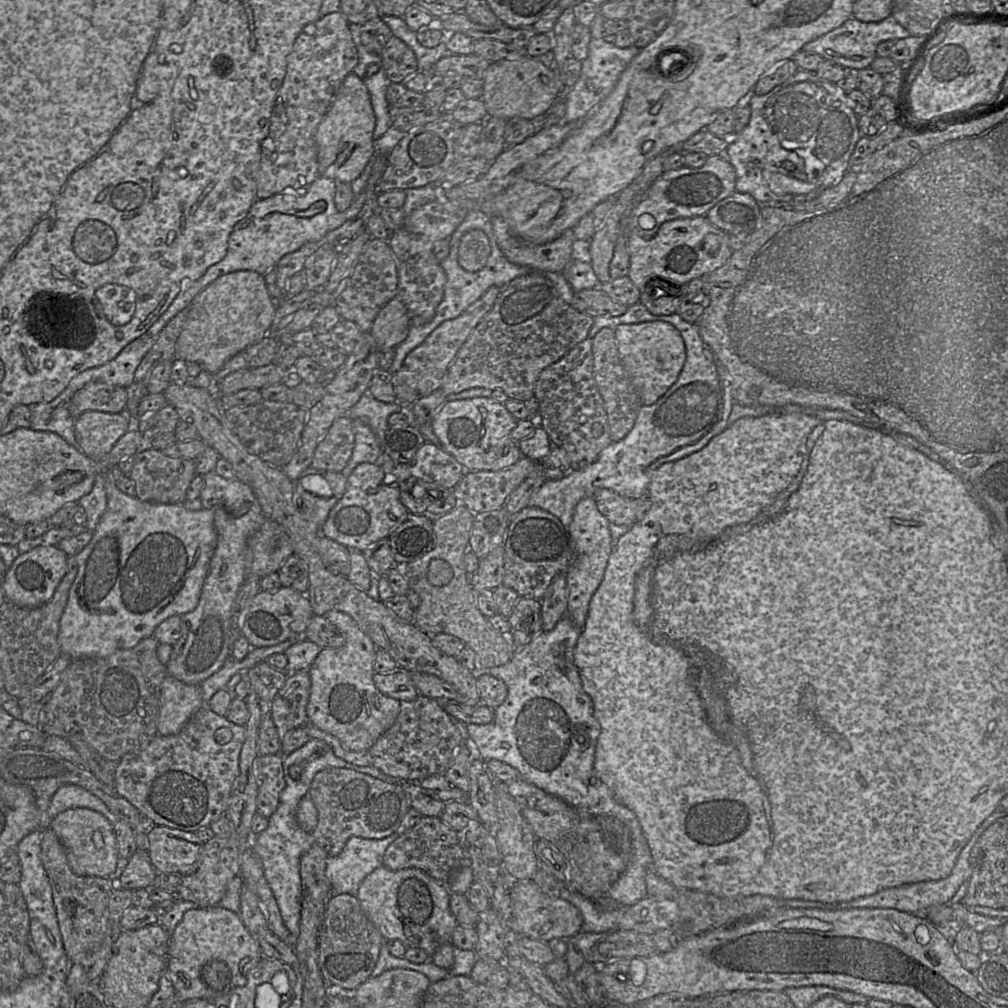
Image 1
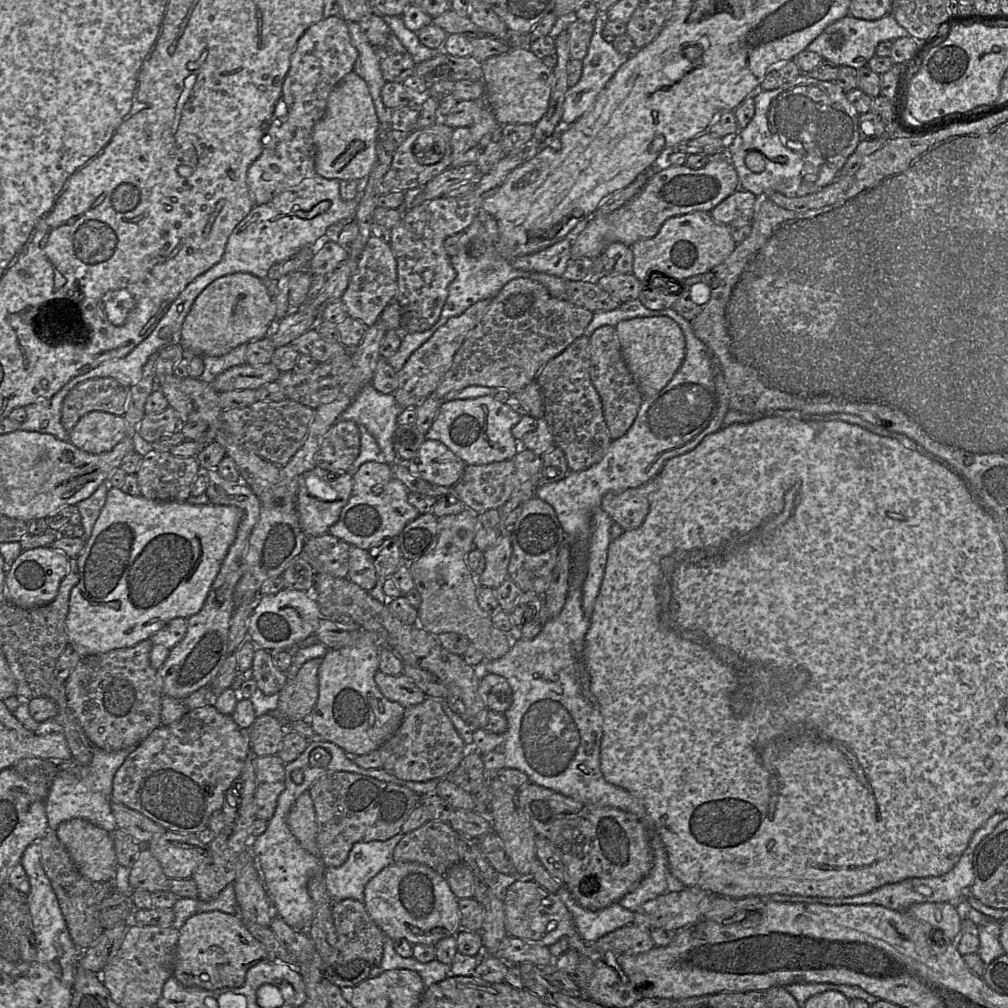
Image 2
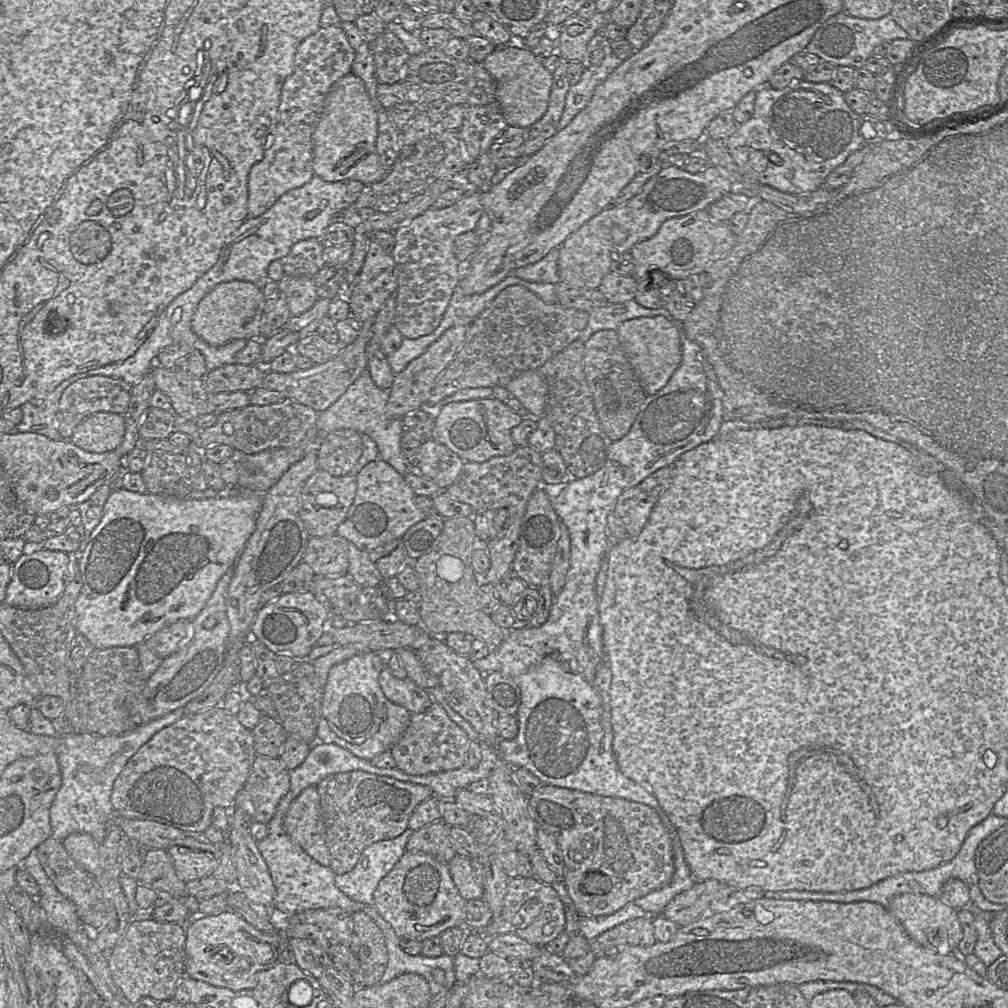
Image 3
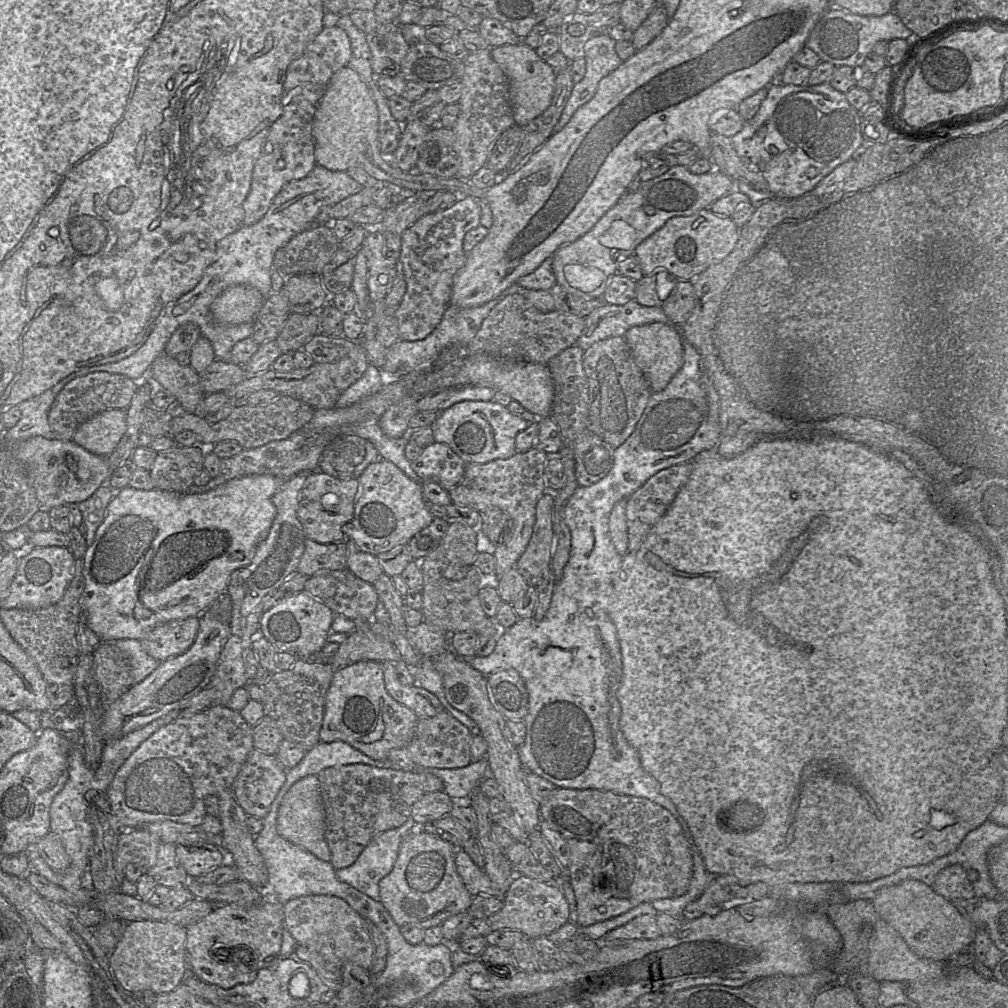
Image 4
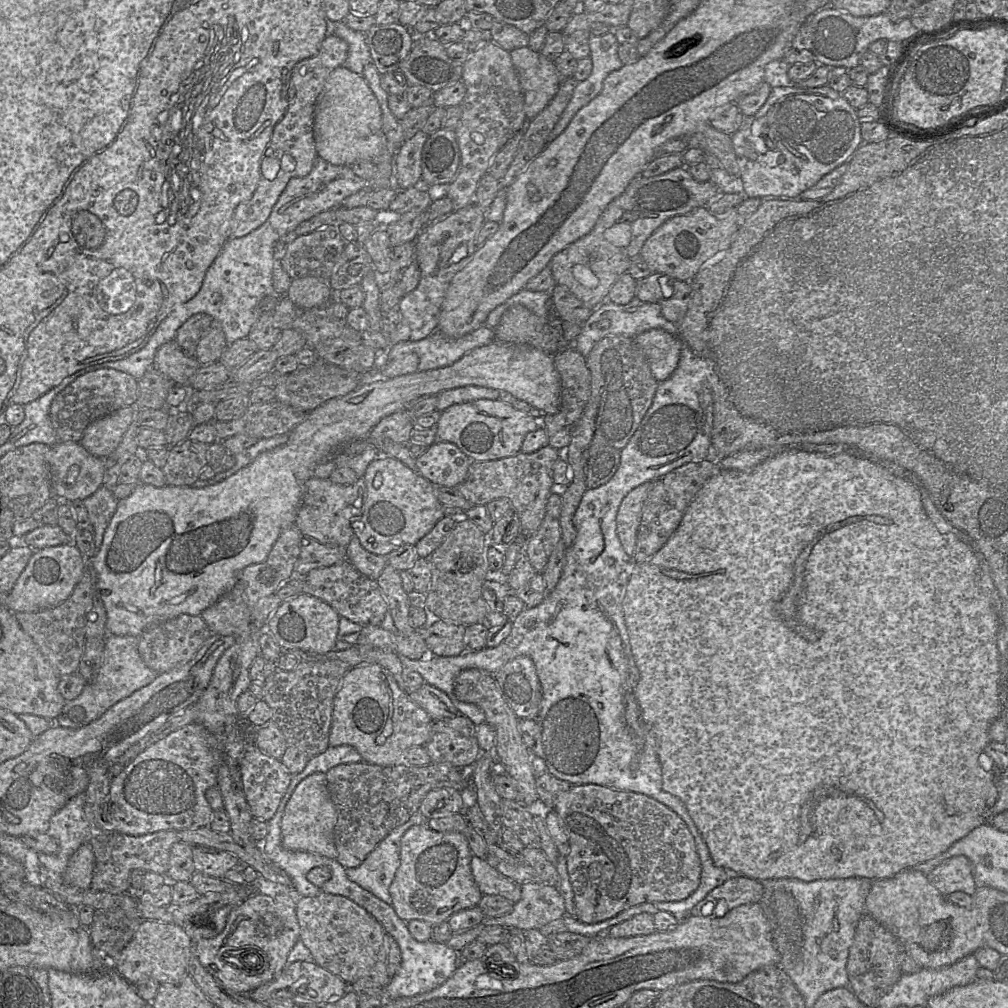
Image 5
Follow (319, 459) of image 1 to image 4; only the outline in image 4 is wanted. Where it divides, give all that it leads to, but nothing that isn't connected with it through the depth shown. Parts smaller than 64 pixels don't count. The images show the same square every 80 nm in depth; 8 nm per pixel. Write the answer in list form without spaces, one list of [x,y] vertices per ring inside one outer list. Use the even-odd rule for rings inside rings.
[[[353,434],[333,436],[321,454],[319,470],[339,479],[352,478],[355,467],[365,456],[365,441]]]

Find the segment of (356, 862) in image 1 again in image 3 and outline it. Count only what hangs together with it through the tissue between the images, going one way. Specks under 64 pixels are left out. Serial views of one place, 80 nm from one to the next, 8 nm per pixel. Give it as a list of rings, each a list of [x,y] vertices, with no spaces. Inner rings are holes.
[[[407,827],[393,839],[380,840],[367,846],[352,870],[335,875],[335,886],[351,900],[372,905],[377,884],[402,857],[413,832]]]

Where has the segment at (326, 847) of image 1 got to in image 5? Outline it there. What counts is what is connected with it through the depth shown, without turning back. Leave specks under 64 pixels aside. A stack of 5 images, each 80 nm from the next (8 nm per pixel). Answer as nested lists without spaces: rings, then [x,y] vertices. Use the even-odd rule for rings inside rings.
[[[362,761],[334,766],[326,772],[326,778],[330,798],[337,810],[336,860],[344,868],[359,866],[393,829],[411,818],[429,791],[439,788],[462,791],[472,784],[467,770],[450,763],[380,766]]]

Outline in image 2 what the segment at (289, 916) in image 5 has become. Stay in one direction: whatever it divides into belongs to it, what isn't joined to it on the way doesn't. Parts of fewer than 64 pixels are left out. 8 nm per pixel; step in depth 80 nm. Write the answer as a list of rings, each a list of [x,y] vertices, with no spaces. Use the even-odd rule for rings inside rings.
[[[222,911],[196,912],[179,928],[173,977],[184,986],[210,991],[239,988],[246,981],[247,971],[268,959],[265,946],[253,937],[240,915]]]

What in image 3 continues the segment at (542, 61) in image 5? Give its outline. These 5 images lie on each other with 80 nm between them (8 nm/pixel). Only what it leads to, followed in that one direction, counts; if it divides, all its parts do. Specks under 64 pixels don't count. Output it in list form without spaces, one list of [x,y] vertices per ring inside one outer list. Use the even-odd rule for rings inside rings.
[[[497,47],[482,61],[482,65],[495,81],[496,98],[507,125],[528,128],[544,115],[548,107],[553,75],[530,49]]]

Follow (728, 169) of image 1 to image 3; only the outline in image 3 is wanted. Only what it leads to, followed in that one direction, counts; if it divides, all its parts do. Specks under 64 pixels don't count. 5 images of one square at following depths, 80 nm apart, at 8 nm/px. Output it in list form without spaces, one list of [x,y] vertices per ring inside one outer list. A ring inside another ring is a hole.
[[[664,165],[637,195],[620,206],[602,210],[564,240],[558,257],[561,281],[578,288],[598,289],[604,276],[610,273],[612,254],[630,252],[635,244],[654,236],[667,219],[707,210],[712,203],[731,193],[732,183],[723,170],[713,165],[698,173]]]

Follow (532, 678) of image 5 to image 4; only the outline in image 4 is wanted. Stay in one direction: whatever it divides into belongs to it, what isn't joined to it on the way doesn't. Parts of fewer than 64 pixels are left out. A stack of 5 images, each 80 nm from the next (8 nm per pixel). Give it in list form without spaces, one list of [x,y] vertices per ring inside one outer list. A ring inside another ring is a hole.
[[[515,669],[497,671],[488,676],[491,703],[507,720],[524,720],[529,711],[526,684]]]

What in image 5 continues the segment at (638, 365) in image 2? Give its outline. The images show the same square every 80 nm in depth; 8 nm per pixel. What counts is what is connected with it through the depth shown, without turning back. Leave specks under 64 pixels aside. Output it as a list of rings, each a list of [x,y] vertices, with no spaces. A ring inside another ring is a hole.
[[[651,329],[634,338],[646,356],[651,372],[658,382],[668,379],[678,366],[682,340],[663,329]]]

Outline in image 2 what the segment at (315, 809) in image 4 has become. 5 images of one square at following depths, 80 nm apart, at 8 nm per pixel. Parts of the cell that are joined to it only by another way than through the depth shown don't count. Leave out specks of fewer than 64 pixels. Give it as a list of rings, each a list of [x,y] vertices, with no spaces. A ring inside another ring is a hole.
[[[309,791],[303,792],[293,804],[288,818],[288,827],[299,844],[310,854],[320,857],[317,846],[317,821]]]

